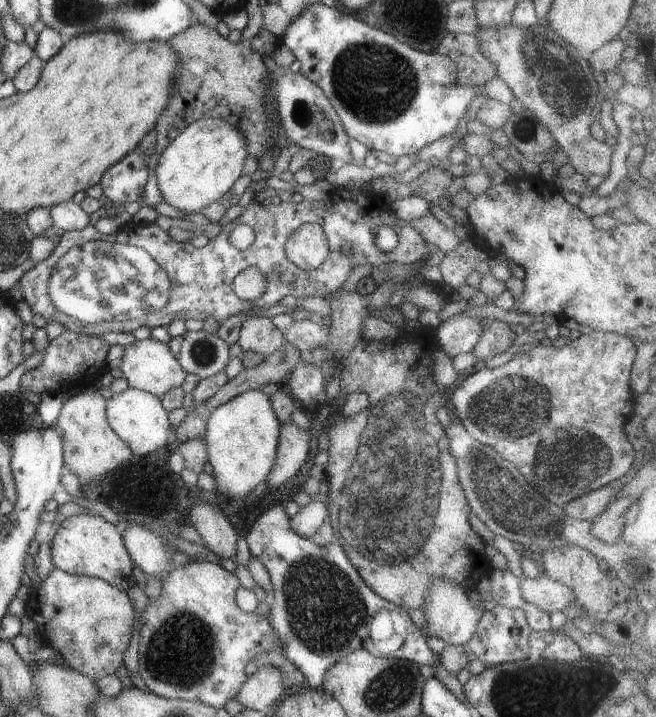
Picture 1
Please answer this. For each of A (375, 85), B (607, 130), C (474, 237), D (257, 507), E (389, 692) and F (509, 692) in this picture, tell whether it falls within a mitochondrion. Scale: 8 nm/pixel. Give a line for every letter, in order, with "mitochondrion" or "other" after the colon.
A: mitochondrion
B: other
C: other
D: other
E: mitochondrion
F: mitochondrion

